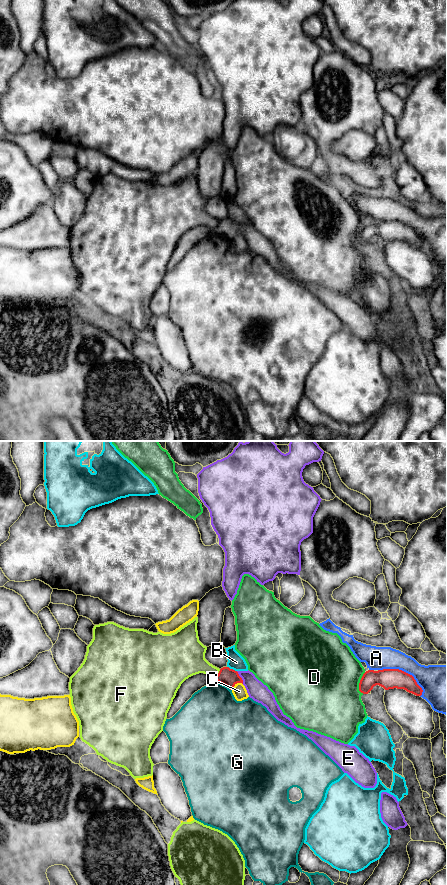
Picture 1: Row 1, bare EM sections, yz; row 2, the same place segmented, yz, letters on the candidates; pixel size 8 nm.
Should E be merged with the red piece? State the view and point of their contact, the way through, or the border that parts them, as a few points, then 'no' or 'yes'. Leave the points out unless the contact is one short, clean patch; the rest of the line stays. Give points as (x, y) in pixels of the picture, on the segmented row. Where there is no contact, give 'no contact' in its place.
contact yz (240, 677); no

